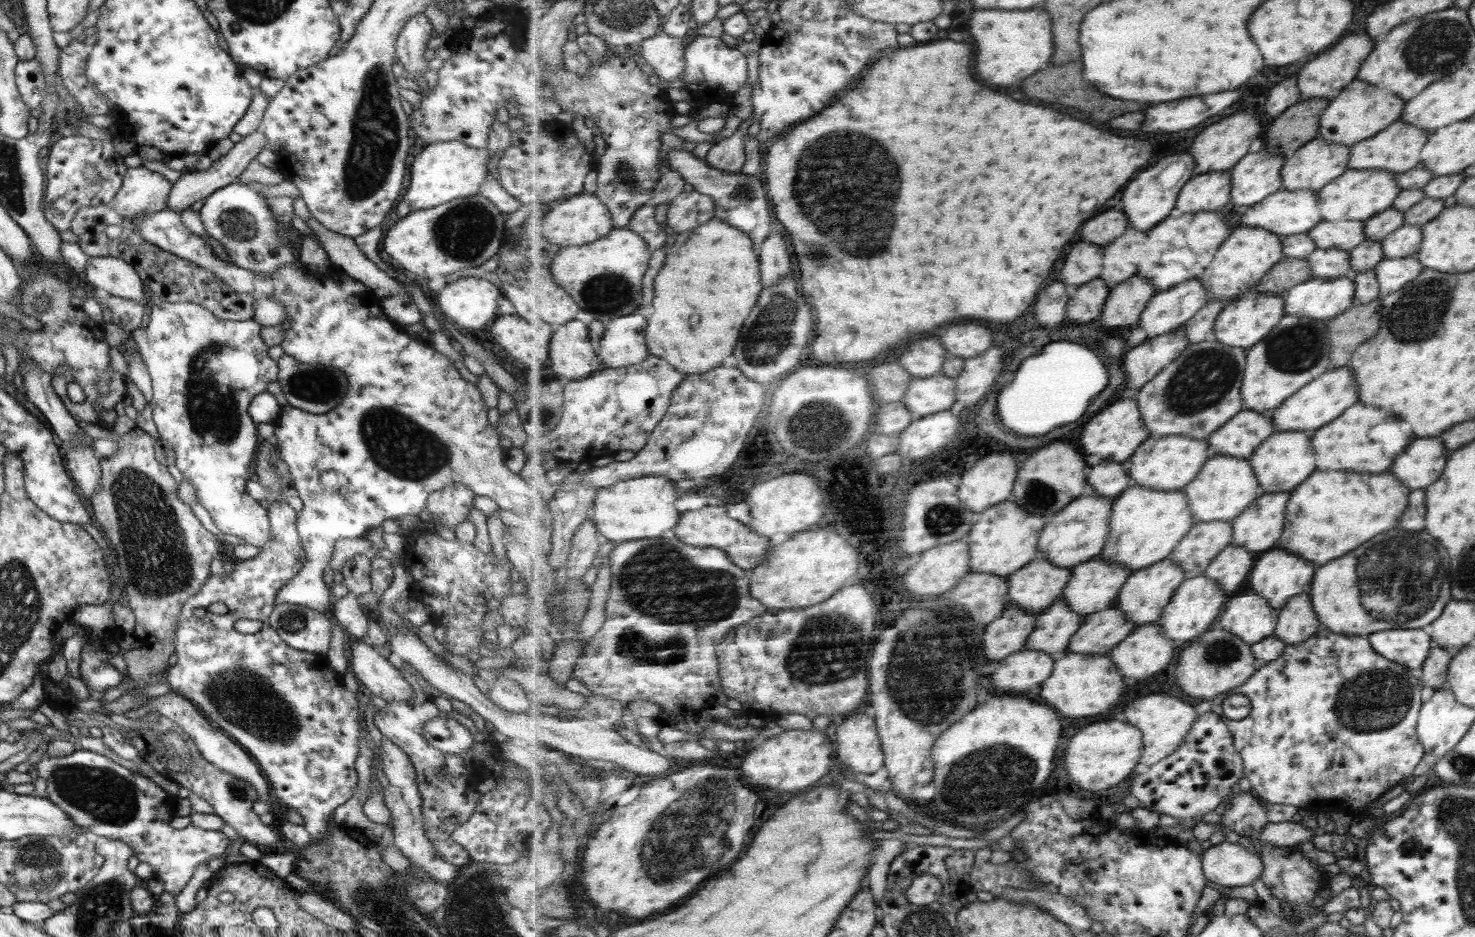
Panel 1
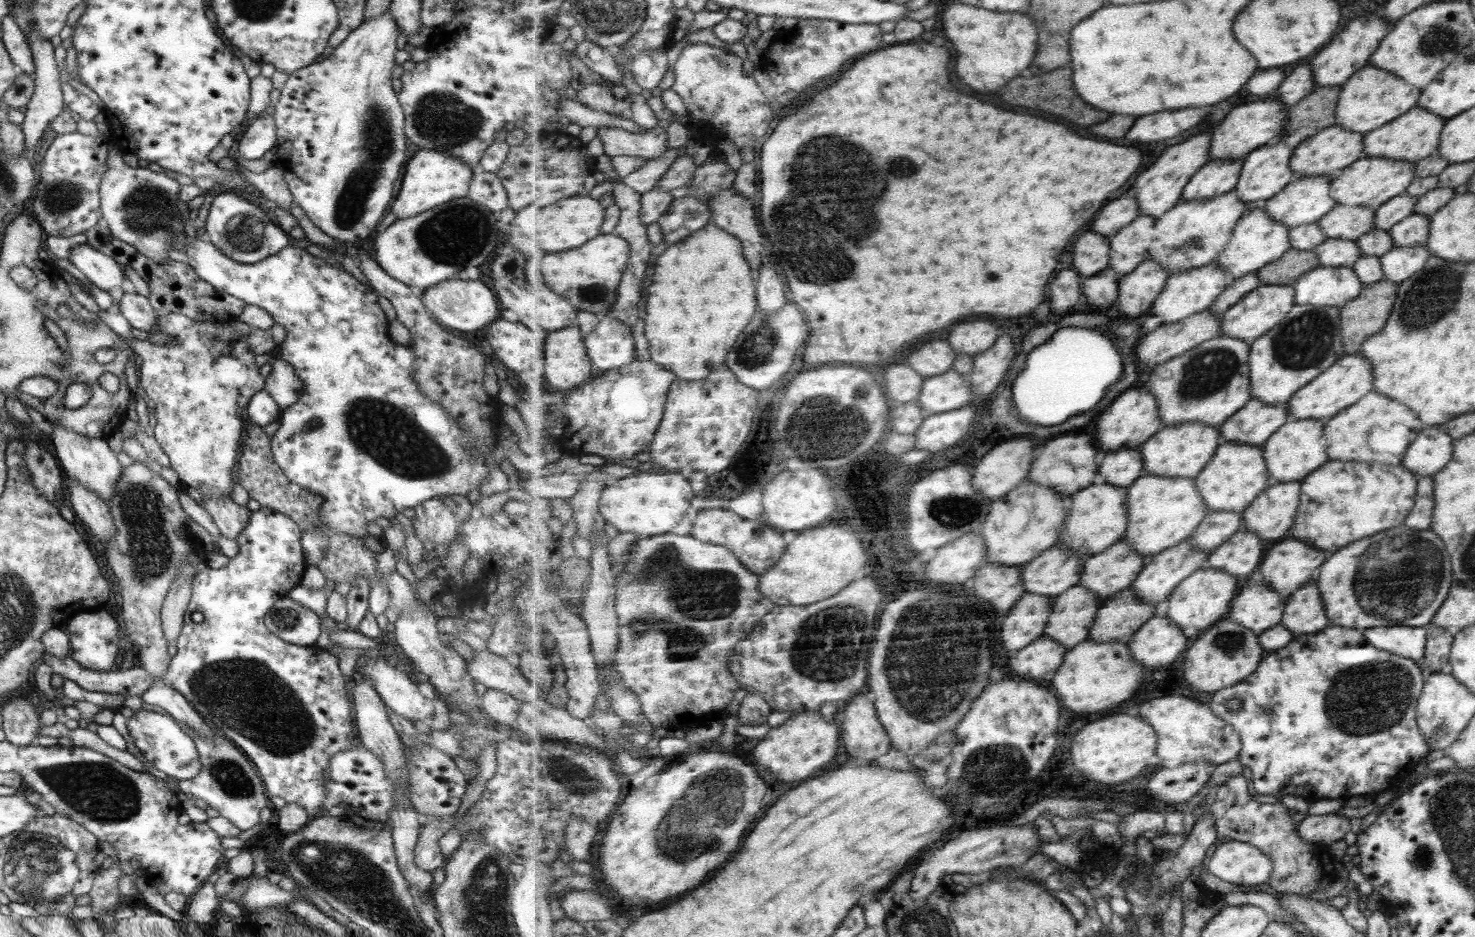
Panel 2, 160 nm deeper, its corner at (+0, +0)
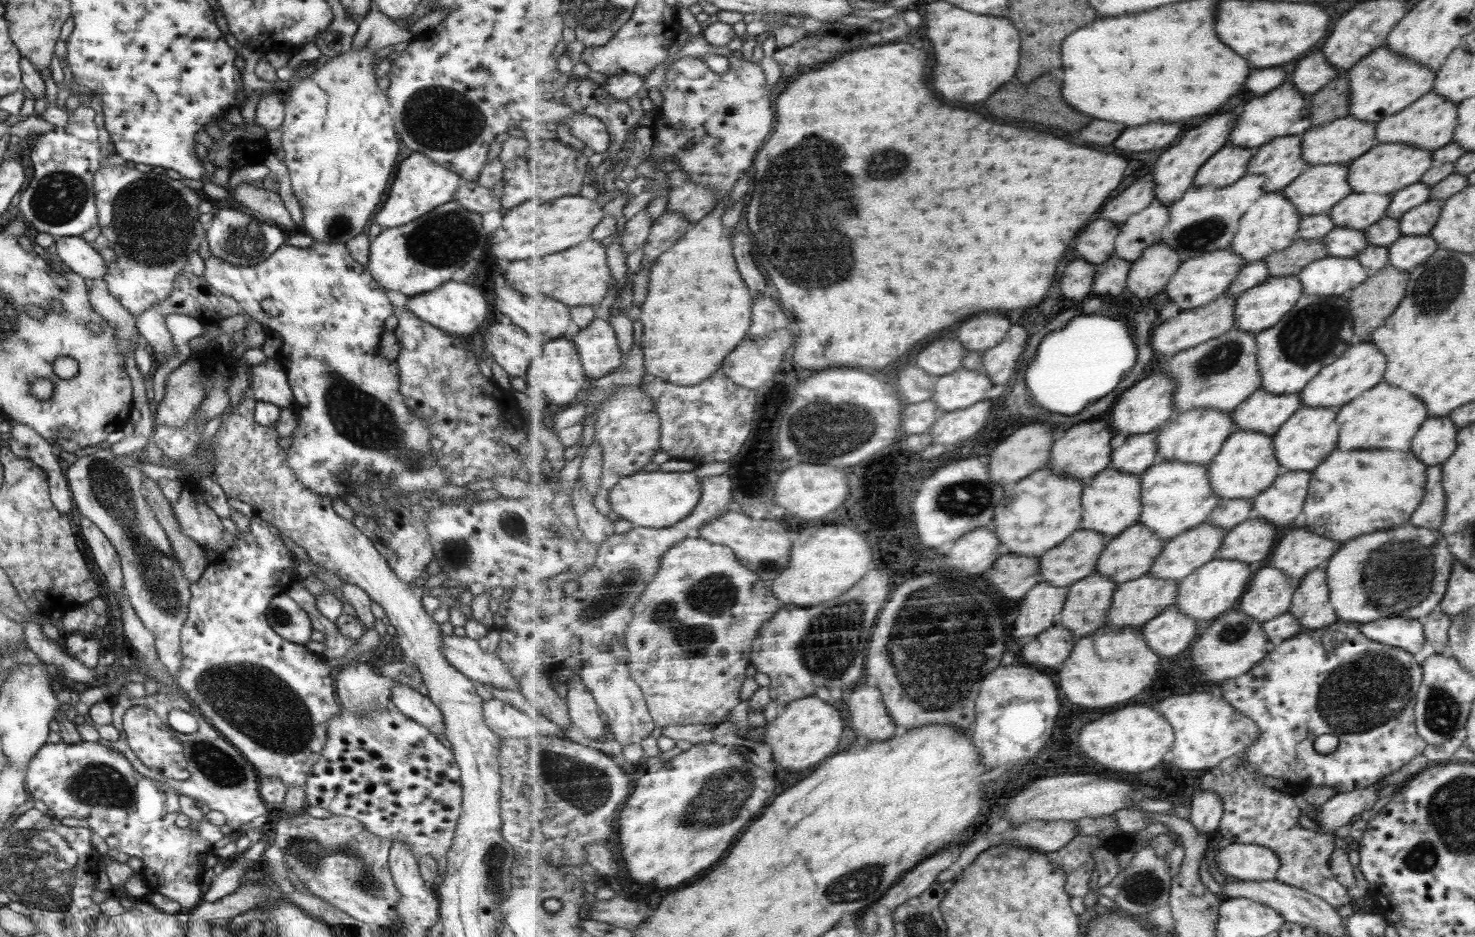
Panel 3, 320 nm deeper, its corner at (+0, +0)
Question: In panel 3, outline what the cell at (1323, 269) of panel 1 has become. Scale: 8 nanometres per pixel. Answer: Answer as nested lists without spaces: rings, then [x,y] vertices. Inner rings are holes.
[[[1336,226],[1321,239],[1329,249],[1329,256],[1336,258],[1354,259],[1369,245],[1364,231]]]

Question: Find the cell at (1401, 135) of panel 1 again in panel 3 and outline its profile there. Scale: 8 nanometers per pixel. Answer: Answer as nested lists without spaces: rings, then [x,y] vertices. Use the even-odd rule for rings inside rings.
[[[1430,92],[1404,110],[1384,117],[1375,124],[1378,143],[1404,143],[1434,152],[1453,140],[1454,128],[1458,121],[1458,107],[1455,102]]]

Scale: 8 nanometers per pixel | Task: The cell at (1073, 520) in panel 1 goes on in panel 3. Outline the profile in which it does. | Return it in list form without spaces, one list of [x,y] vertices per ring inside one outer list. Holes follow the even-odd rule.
[[[1110,466],[1086,485],[1083,496],[1084,514],[1081,528],[1095,530],[1109,539],[1116,538],[1137,525],[1144,512],[1142,476],[1125,473]]]

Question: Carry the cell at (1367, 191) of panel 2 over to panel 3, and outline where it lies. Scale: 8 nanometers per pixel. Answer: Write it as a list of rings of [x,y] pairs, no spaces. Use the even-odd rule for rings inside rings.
[[[1377,143],[1362,157],[1348,163],[1349,182],[1354,194],[1388,194],[1392,195],[1402,187],[1421,180],[1422,175],[1434,164],[1433,152],[1404,143]]]

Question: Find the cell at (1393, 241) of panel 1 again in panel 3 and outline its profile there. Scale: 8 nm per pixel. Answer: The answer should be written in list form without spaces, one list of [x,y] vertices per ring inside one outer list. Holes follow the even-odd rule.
[[[1428,200],[1421,206],[1416,206],[1405,212],[1399,219],[1399,229],[1402,235],[1430,235],[1432,227],[1439,219],[1442,201]]]

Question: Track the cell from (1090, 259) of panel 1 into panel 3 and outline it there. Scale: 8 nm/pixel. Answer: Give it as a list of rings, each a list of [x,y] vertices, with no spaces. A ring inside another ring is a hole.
[[[1108,218],[1090,224],[1082,232],[1078,242],[1078,250],[1082,254],[1080,258],[1093,262],[1095,265],[1101,265],[1116,256],[1121,227]]]

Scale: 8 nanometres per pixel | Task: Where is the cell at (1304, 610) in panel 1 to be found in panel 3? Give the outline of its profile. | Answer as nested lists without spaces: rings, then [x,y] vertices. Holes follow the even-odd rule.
[[[1314,570],[1299,584],[1290,613],[1304,628],[1324,629],[1336,623],[1337,614],[1329,600],[1328,576],[1325,570]]]

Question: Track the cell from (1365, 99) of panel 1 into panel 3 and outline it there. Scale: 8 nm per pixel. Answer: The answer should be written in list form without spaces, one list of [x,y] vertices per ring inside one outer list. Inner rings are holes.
[[[1382,45],[1374,49],[1368,57],[1360,60],[1349,71],[1346,78],[1349,80],[1352,98],[1350,101],[1350,115],[1352,118],[1362,119],[1362,122],[1372,122],[1374,124],[1384,117],[1396,114],[1418,101],[1432,91],[1435,73],[1424,66],[1406,62],[1402,56],[1394,54],[1391,48]]]

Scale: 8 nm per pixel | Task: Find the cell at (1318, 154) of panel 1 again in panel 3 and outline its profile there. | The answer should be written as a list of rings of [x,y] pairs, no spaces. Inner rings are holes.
[[[1348,115],[1345,118],[1338,118],[1328,125],[1313,126],[1303,136],[1304,158],[1310,165],[1325,164],[1348,164],[1362,157],[1373,148],[1377,142],[1377,127],[1372,122],[1362,122],[1362,119],[1352,118]]]

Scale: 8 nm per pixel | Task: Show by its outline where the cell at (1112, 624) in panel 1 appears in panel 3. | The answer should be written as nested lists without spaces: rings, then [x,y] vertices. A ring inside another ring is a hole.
[[[1152,574],[1118,585],[1113,609],[1109,611],[1107,624],[1111,627],[1125,626],[1143,628],[1158,615],[1162,615],[1173,605],[1177,605],[1181,585],[1178,581],[1161,579]]]

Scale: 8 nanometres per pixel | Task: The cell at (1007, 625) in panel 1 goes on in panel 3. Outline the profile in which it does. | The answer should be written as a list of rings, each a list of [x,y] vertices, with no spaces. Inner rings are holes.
[[[1043,580],[1027,594],[1022,602],[1020,615],[1015,620],[1014,630],[1022,640],[1020,644],[1058,624],[1066,607],[1069,589]]]

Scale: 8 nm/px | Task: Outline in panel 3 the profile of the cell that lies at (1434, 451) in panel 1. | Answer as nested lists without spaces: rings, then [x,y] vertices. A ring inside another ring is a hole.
[[[1428,416],[1412,439],[1410,453],[1427,467],[1441,465],[1456,450],[1457,429],[1447,416]]]

